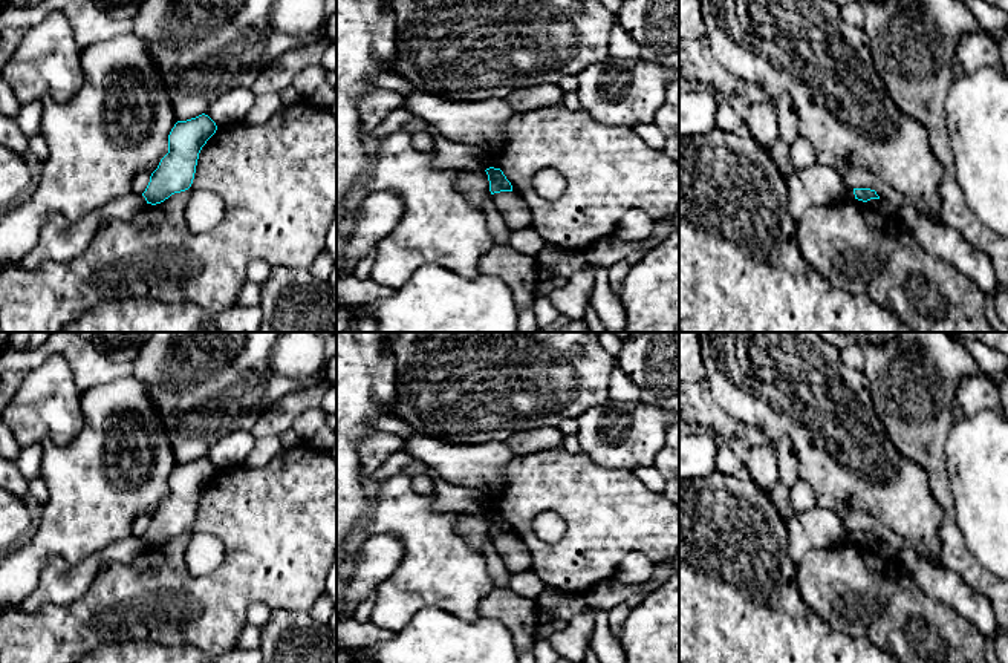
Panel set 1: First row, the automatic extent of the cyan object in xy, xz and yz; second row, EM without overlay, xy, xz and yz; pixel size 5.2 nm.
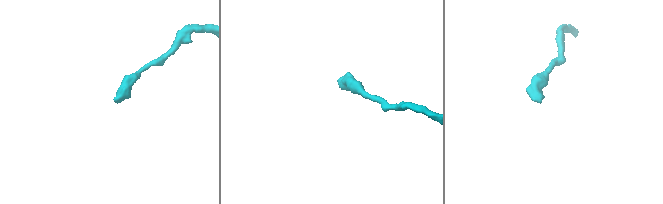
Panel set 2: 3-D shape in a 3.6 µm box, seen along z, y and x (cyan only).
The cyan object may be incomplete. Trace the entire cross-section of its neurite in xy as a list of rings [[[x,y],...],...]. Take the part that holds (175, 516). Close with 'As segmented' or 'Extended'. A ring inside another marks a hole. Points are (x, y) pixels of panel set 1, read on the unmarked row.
[[[205,456],[174,467],[168,478],[168,496],[151,516],[142,536],[147,547],[161,547],[191,530],[199,496],[216,473],[216,465]]]. As segmented

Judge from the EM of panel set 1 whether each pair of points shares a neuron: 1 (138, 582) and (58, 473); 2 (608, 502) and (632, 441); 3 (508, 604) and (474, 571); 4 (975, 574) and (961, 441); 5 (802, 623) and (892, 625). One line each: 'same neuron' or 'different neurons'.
1: different neurons
2: different neurons
3: different neurons
4: different neurons
5: different neurons

